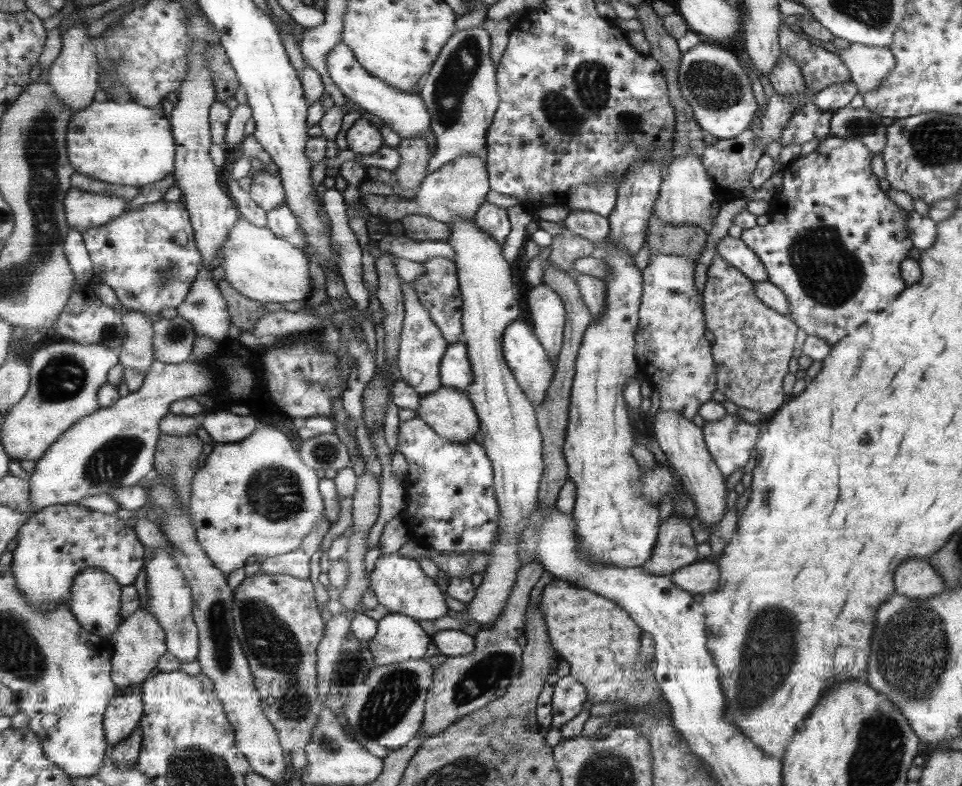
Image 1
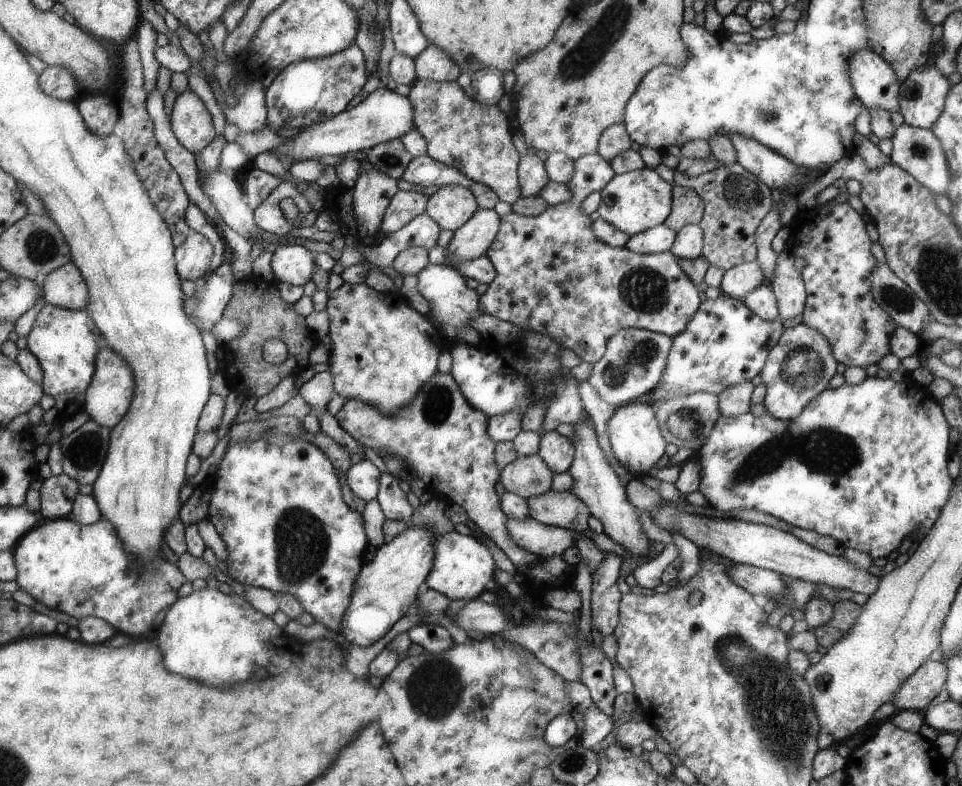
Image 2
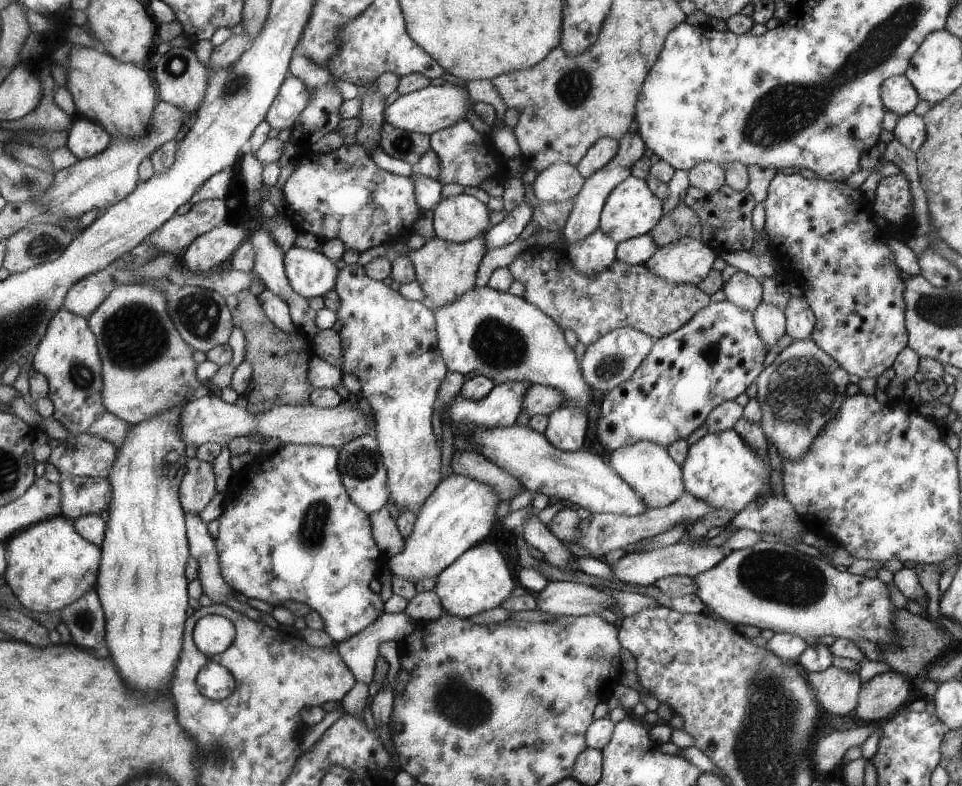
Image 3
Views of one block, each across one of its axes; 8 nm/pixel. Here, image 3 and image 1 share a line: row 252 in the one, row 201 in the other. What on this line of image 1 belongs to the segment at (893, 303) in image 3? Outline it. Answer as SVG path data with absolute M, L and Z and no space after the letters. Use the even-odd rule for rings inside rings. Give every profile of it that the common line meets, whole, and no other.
M826 137L817 144L817 147L806 157L799 157L794 162L787 164L783 171L783 189L772 204L772 220L765 226L755 226L744 229L741 234L741 241L748 246L749 250L758 256L759 261L764 265L769 281L775 284L785 293L789 302L789 314L796 323L797 328L803 330L808 336L824 338L830 347L842 341L845 337L871 321L874 314L881 308L889 306L905 291L907 285L902 274L902 264L910 257L910 250L914 248L913 240L910 238L907 227L908 214L902 208L898 208L882 190L878 179L872 172L872 154L865 144L859 140L844 140L843 138Z

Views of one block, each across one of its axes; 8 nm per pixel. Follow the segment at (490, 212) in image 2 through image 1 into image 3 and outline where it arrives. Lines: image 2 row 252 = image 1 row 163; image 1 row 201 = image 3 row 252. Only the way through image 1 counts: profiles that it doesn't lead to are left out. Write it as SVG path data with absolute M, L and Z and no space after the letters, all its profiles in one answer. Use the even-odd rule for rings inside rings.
M484 235L462 244L448 242L435 236L416 250L408 248L406 240L392 242L389 246L382 244L372 247L368 251L360 253L360 259L357 263L364 266L368 262L372 262L373 258L378 257L387 258L390 262L394 262L396 257L407 256L414 265L415 280L419 282L426 296L425 303L436 310L436 308L442 308L446 304L456 302L466 292L473 290L477 282L477 272L481 268L481 262L486 253Z

